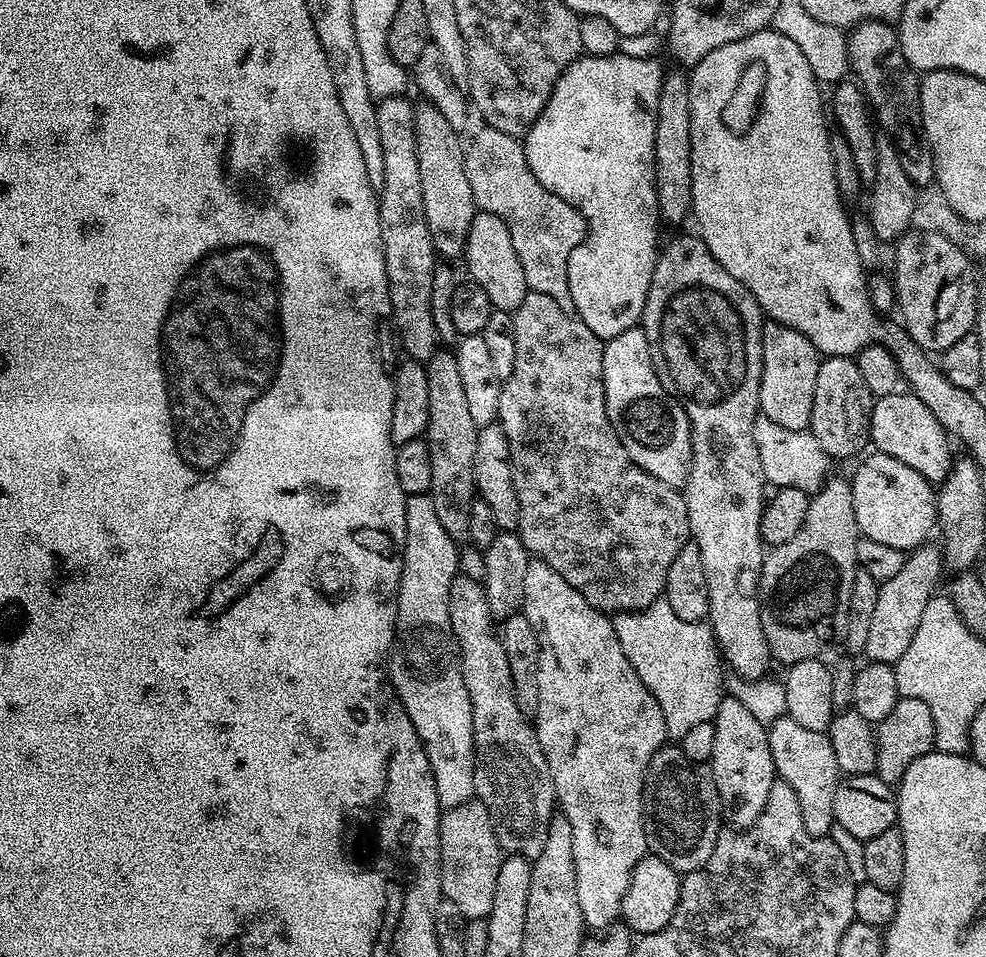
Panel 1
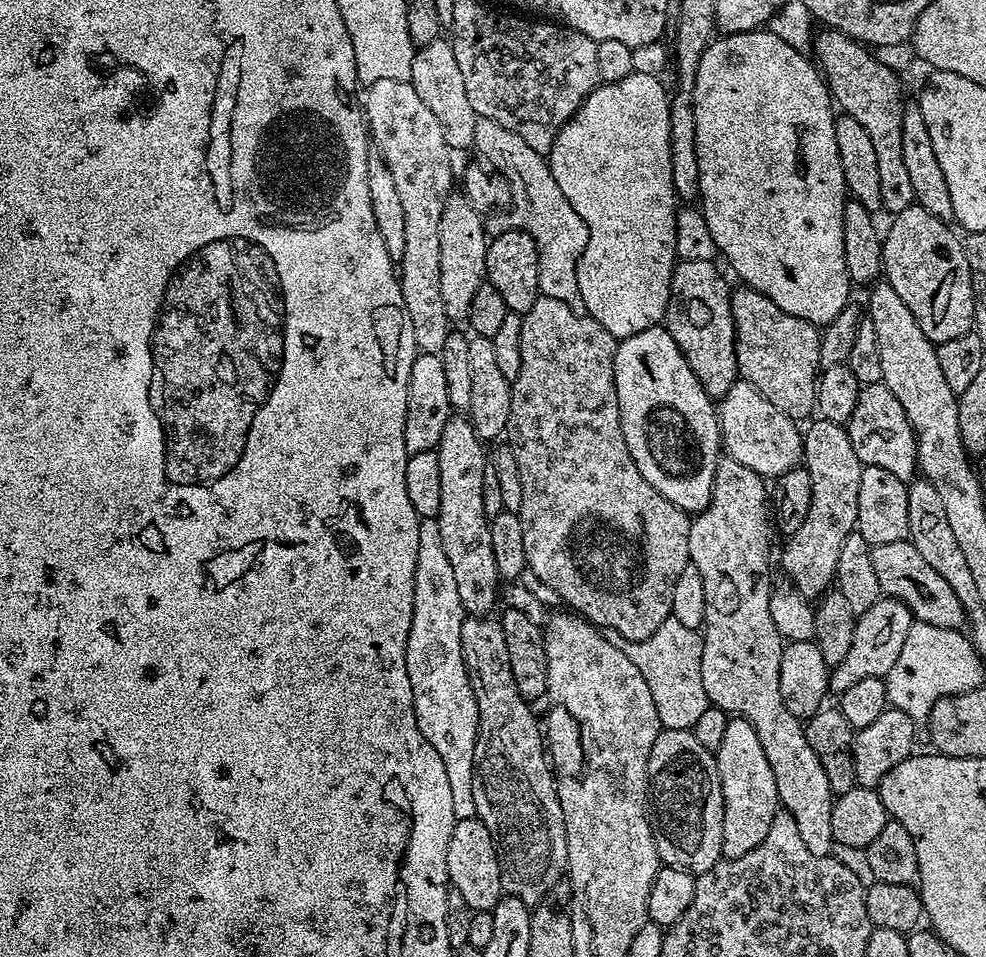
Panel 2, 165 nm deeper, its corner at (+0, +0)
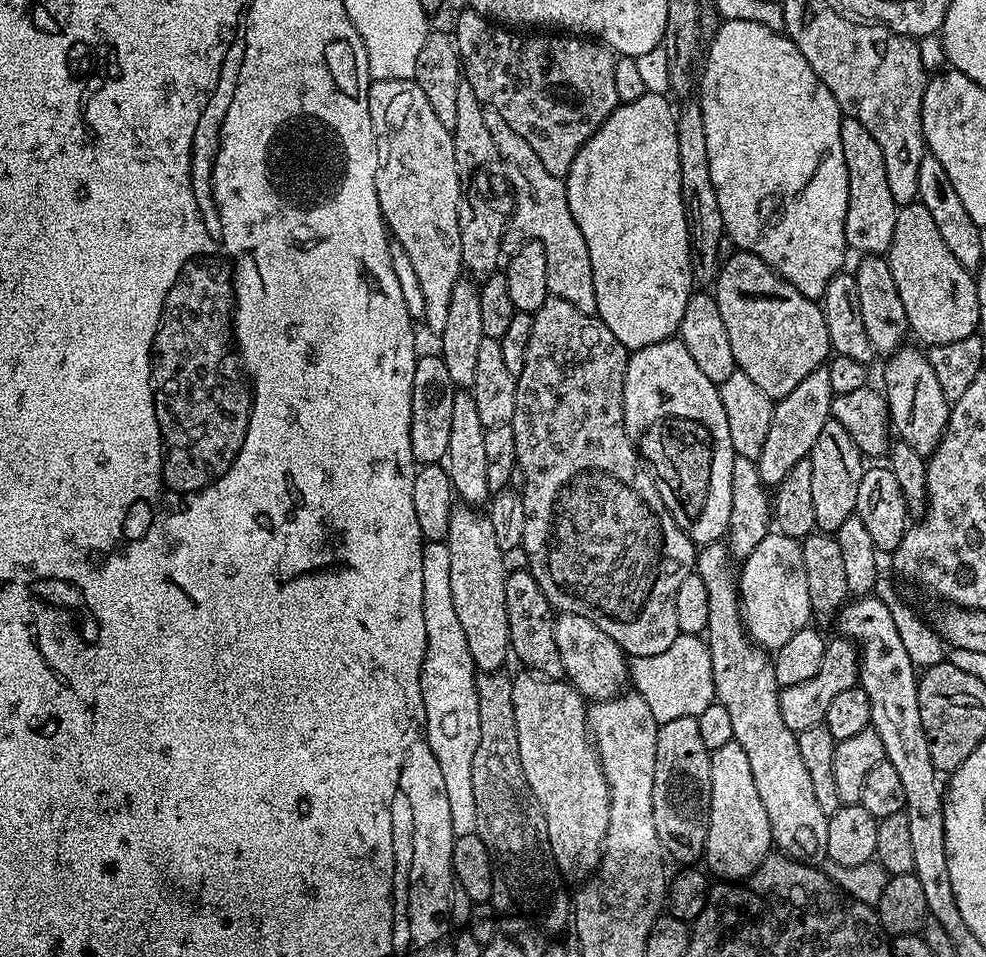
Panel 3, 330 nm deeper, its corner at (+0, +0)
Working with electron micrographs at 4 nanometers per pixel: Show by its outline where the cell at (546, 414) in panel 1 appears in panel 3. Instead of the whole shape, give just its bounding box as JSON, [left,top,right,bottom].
[511,295,698,657]

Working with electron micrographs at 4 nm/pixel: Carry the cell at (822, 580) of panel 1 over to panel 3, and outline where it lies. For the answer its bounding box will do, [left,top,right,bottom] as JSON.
[810,418,866,534]

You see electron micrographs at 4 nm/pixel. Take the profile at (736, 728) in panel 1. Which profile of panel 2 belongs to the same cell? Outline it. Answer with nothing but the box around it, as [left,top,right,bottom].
[714,716,781,860]

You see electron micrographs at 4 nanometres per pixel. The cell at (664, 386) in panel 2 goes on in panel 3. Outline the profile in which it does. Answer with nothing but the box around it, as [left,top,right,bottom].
[624,339,737,546]

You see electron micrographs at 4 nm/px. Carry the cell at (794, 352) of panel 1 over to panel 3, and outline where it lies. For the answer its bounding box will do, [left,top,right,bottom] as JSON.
[714,251,832,402]

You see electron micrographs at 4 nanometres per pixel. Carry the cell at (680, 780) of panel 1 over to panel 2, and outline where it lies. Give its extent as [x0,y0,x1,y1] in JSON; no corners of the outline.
[648,729,724,874]

